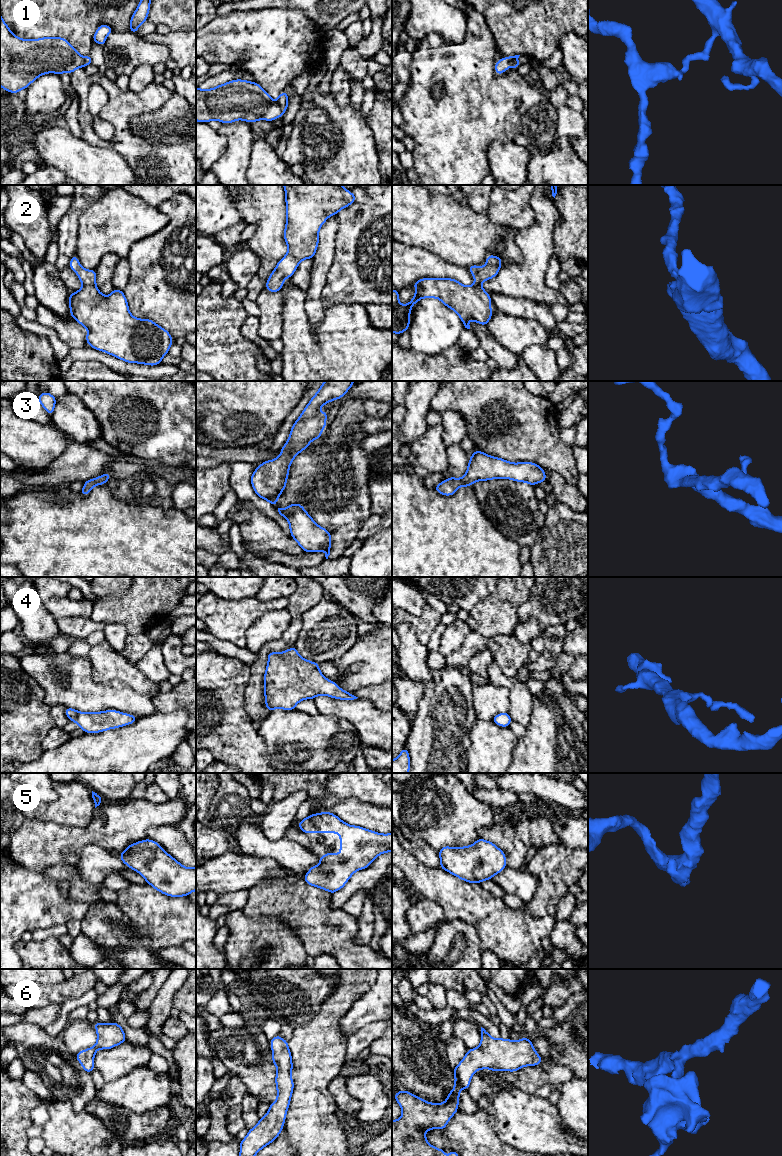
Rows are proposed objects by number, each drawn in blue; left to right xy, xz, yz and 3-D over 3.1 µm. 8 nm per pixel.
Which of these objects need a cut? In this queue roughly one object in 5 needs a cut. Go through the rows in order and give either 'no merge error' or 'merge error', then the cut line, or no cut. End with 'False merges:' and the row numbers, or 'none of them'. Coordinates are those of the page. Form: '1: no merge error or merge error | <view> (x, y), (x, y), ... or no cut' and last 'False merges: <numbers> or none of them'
1: merge error | xz (276, 101), (284, 111)
2: no merge error | no cut
3: no merge error | no cut
4: no merge error | no cut
5: no merge error | no cut
6: no merge error | no cut
False merges: 1

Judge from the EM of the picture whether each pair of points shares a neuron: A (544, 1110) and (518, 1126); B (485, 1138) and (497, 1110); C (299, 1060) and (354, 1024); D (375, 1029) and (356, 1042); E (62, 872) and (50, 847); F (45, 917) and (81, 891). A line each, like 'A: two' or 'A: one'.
A: one
B: two
C: two
D: one
E: two
F: two

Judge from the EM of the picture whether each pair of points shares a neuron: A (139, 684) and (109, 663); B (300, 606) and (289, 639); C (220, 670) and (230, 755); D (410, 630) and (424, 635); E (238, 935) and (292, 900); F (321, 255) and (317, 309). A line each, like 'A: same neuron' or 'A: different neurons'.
A: same neuron
B: same neuron
C: same neuron
D: different neurons
E: different neurons
F: same neuron

